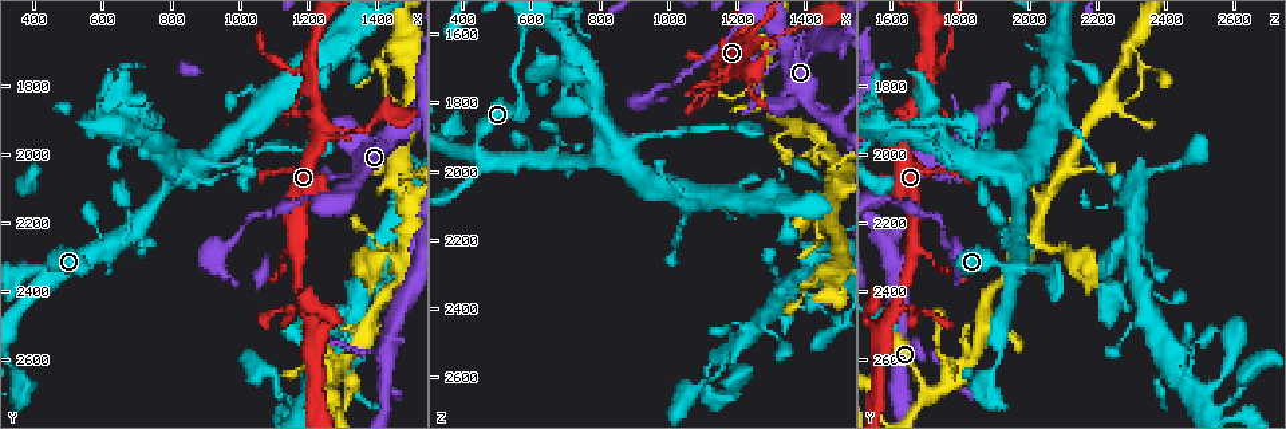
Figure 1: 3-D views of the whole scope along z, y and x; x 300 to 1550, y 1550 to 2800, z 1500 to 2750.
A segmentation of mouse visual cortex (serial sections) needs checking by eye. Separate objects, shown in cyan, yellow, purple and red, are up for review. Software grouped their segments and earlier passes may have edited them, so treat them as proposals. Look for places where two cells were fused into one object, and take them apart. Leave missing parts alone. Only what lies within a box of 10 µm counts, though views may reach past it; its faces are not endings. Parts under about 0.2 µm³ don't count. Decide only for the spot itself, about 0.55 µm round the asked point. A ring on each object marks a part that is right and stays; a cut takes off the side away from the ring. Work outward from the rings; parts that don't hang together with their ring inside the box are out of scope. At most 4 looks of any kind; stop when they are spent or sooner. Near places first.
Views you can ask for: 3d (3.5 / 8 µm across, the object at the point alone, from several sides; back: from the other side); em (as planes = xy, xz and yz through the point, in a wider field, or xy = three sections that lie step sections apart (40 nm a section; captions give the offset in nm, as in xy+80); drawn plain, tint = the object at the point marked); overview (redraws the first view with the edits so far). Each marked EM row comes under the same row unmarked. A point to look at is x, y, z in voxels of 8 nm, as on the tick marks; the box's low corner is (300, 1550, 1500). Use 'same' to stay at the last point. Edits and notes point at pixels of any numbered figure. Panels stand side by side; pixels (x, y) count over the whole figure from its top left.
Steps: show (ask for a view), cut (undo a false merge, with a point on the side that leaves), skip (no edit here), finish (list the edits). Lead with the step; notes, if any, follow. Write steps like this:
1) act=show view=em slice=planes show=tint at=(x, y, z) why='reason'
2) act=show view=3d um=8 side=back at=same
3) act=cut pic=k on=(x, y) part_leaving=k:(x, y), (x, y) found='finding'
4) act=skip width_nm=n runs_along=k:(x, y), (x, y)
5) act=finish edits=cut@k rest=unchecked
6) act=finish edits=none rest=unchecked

act=show view=3d um=3.5 at=(1480, 2100, 2020) why='sharp bend'

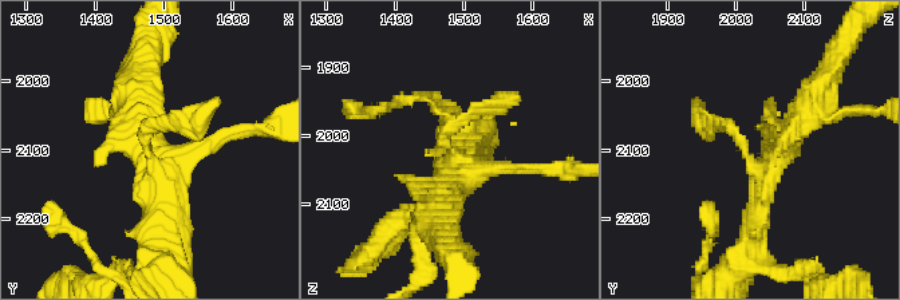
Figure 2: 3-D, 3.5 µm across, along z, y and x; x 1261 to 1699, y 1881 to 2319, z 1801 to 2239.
act=show view=em slice=xy step=2 show=tint at=(1470, 2095, 2010) arms=3 arm_widths_nm=150,300,350 why='now the EM'

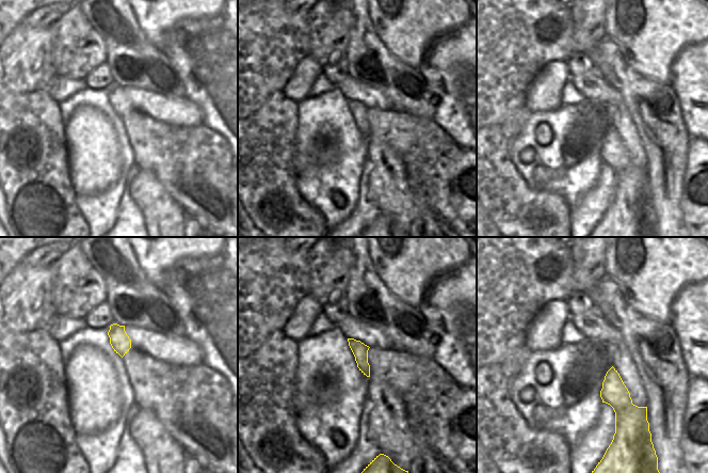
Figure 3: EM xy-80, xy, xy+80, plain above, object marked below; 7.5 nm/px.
act=skip runs_along=2:(754, 227), (761, 177), (738, 137), (699, 107) found='one cell here'

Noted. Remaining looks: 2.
act=show view=3d um=3.5 at=(450, 2340, 1950) why='two arms in line, one across'

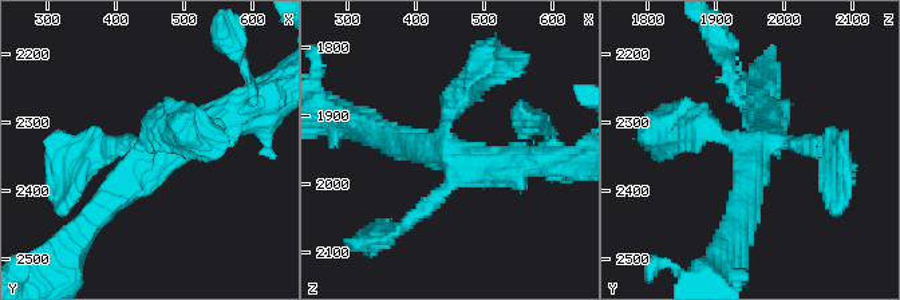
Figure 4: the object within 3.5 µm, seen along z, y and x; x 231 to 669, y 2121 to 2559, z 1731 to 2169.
act=show view=em slice=xy step=2 show=tint at=(445, 2335, 1950)

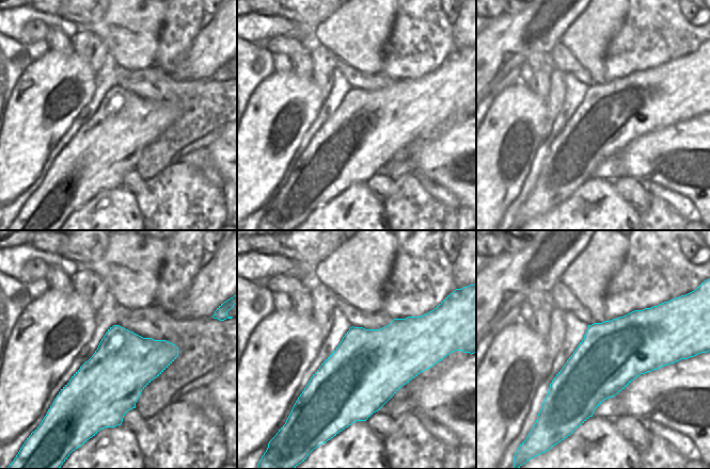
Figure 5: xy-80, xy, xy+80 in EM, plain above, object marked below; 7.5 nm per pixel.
act=skip width_nm=550 runs_along=4:(675, 133), (754, 149), (761, 115) found='all the same cell'

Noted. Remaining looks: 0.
act=finish edits=none rest=unchecked

